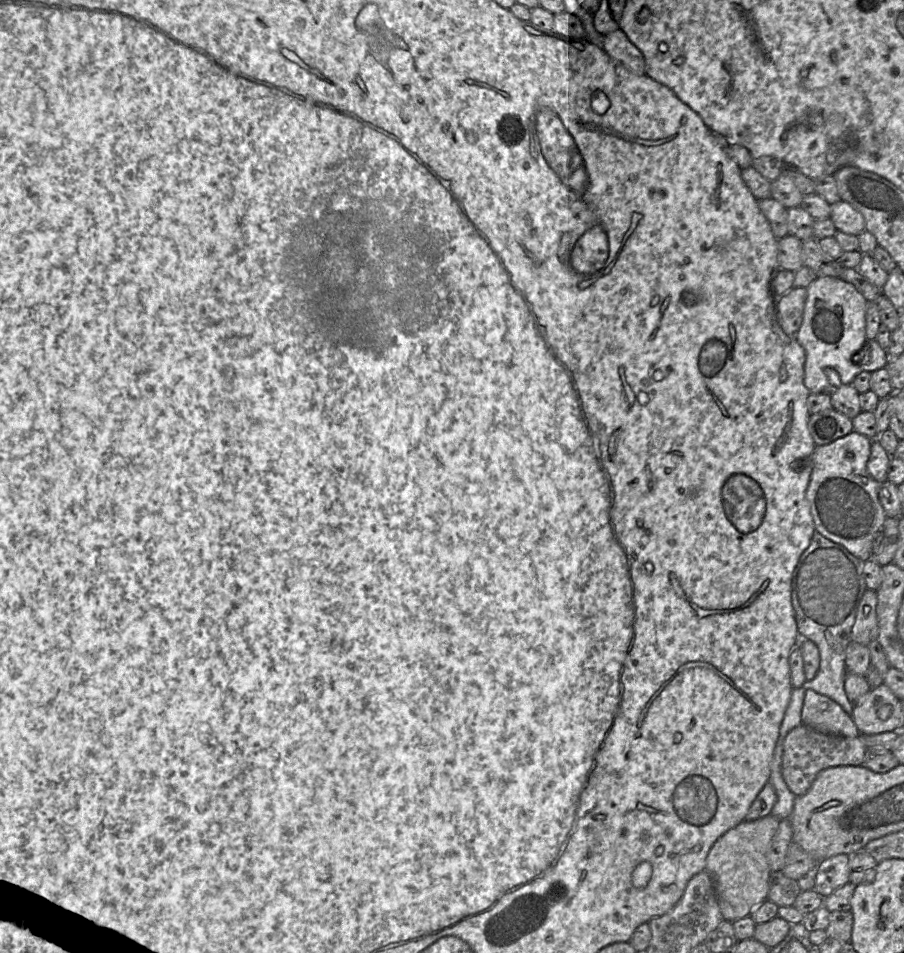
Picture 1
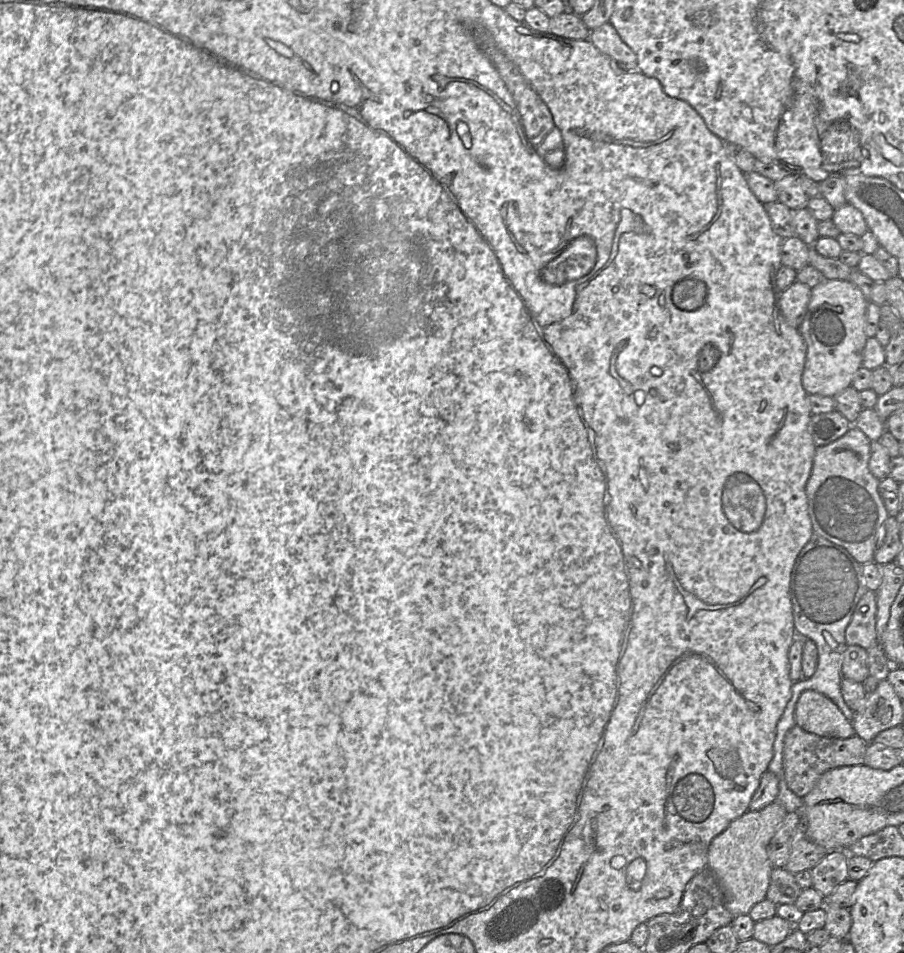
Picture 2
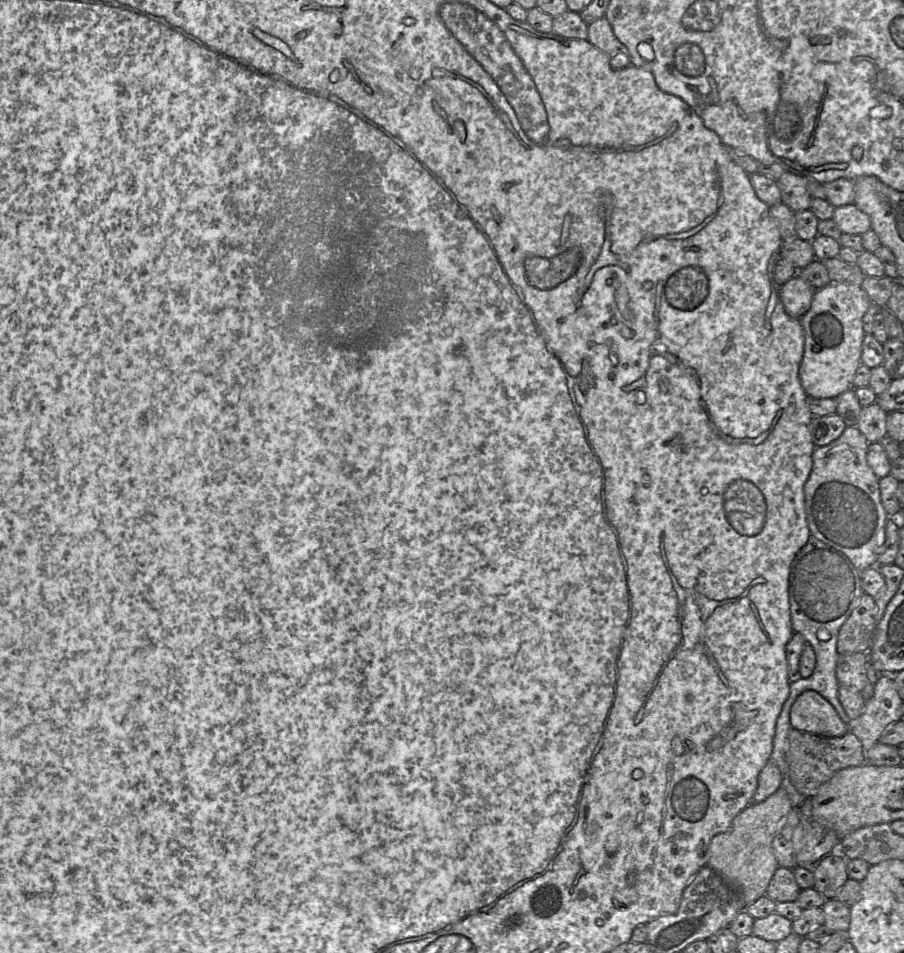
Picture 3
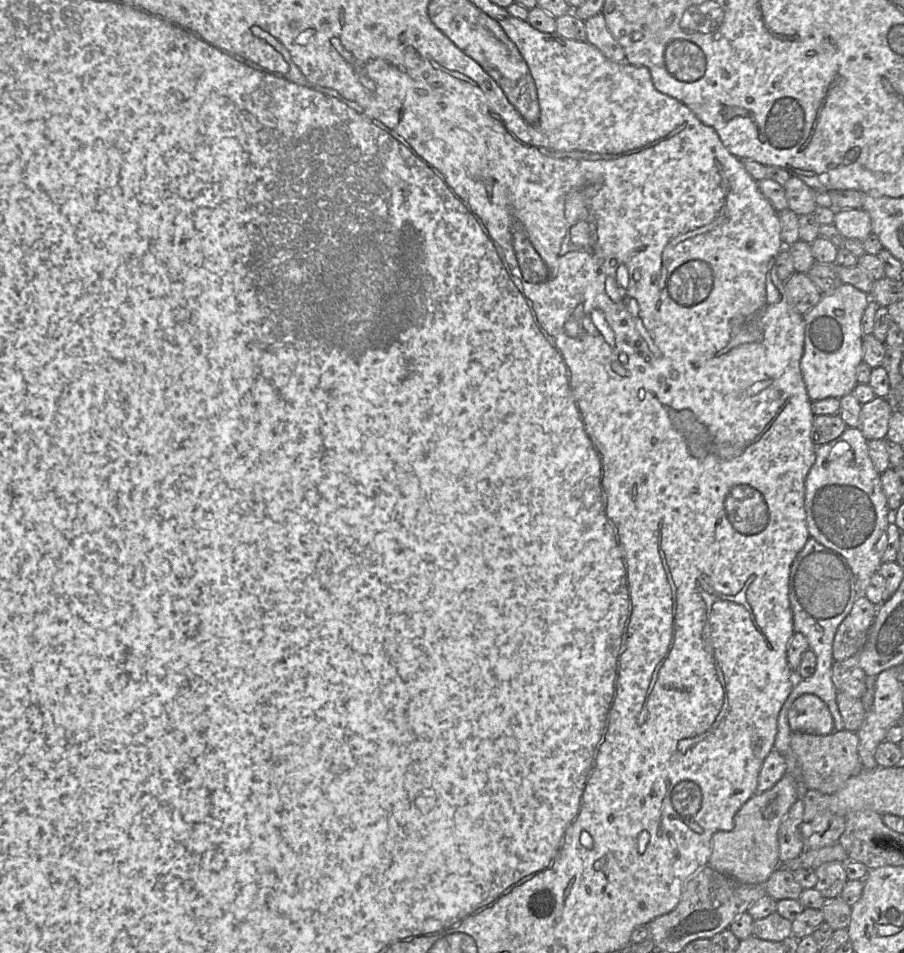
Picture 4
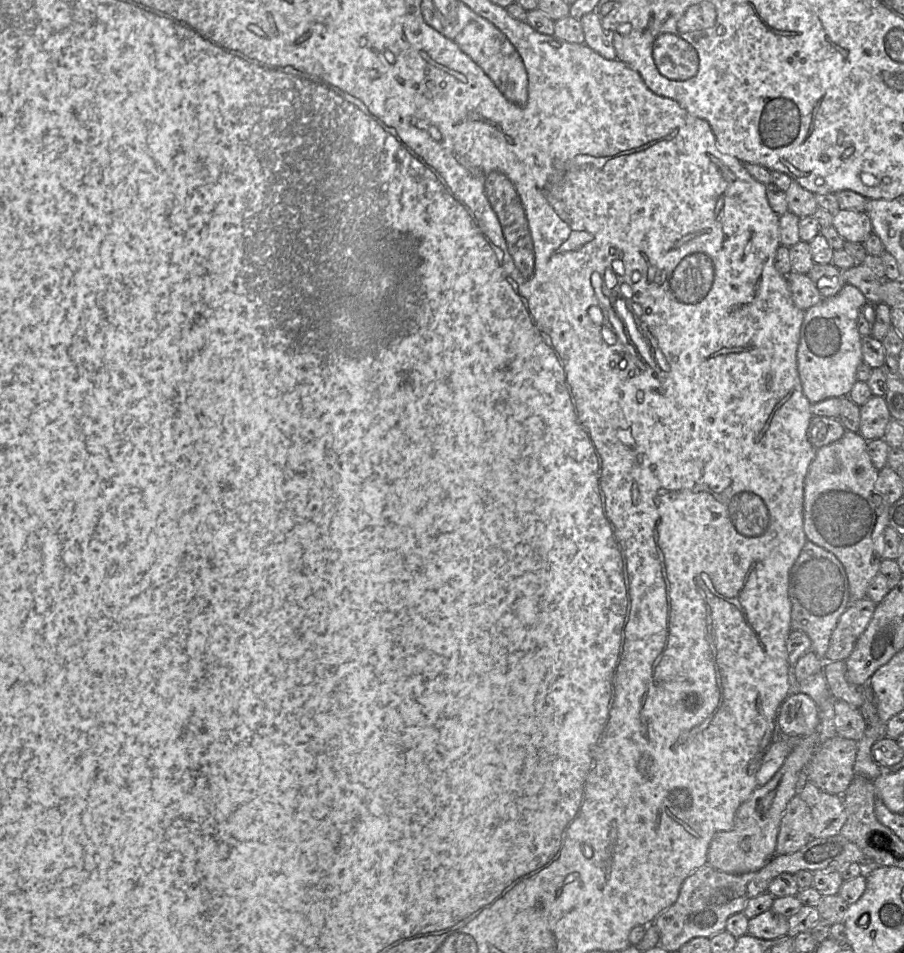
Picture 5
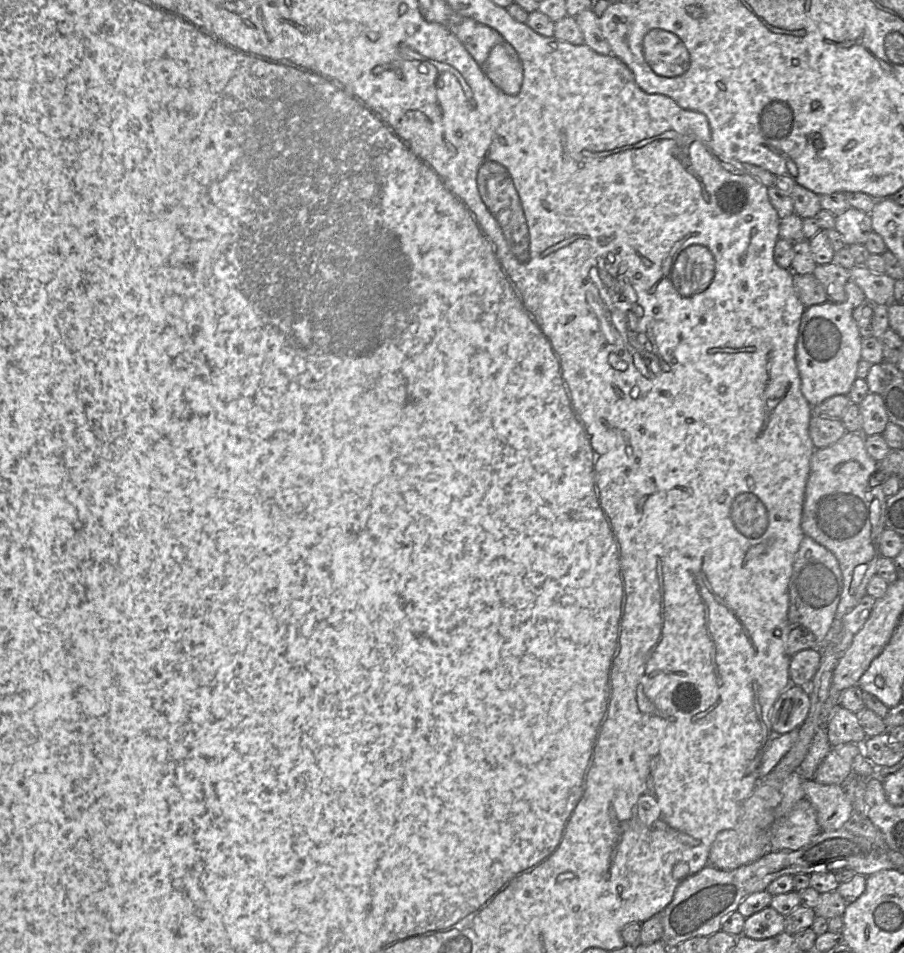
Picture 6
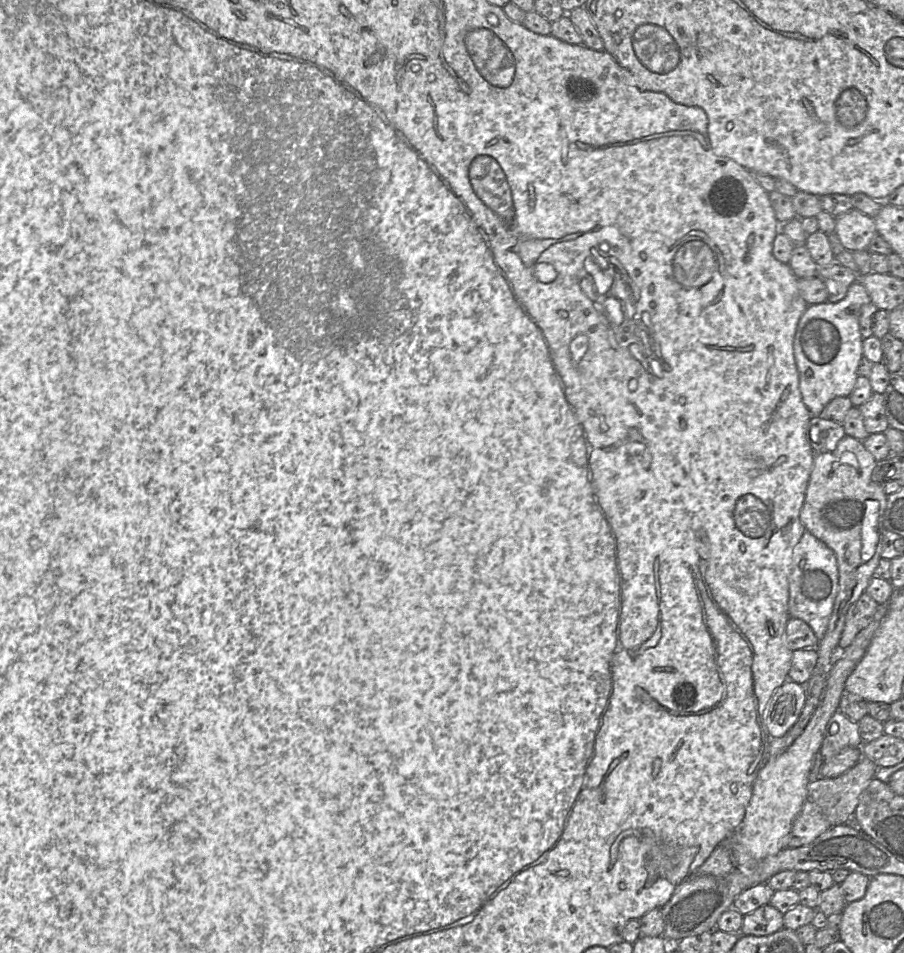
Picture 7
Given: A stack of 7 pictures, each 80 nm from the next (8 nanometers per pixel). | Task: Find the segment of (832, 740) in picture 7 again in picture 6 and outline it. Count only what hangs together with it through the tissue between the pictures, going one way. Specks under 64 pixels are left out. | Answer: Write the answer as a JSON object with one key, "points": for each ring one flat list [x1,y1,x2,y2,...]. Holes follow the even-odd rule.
{"points":[[837,705,826,723,829,743,832,747,845,744,863,744,867,739,857,714]]}

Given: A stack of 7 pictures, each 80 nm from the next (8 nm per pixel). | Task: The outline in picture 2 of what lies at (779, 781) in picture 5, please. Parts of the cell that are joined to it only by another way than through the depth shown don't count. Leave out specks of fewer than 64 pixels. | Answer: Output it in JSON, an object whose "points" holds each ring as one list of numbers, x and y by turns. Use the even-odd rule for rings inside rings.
{"points":[[779,801,761,810,748,810,710,843,707,868,714,874,721,888,727,910,735,917,749,914,759,902,766,899,773,866,768,857,768,845,787,815]]}

